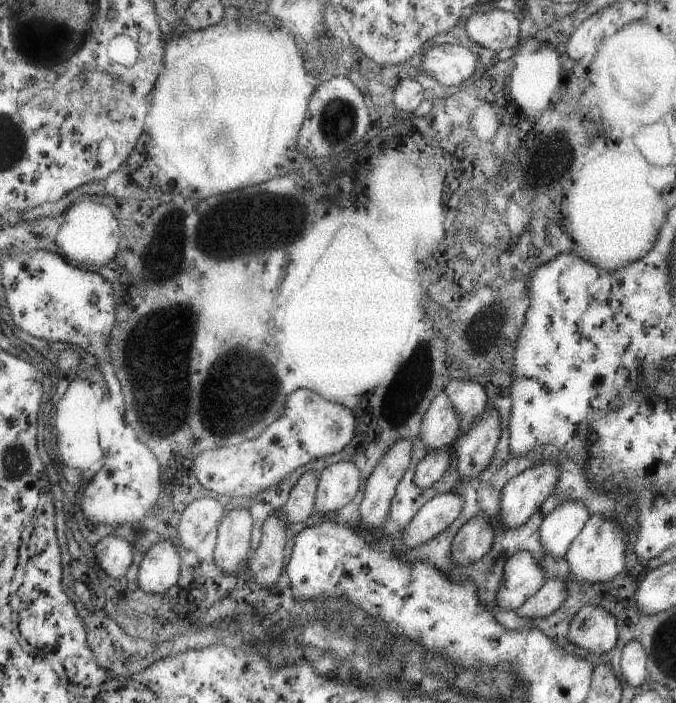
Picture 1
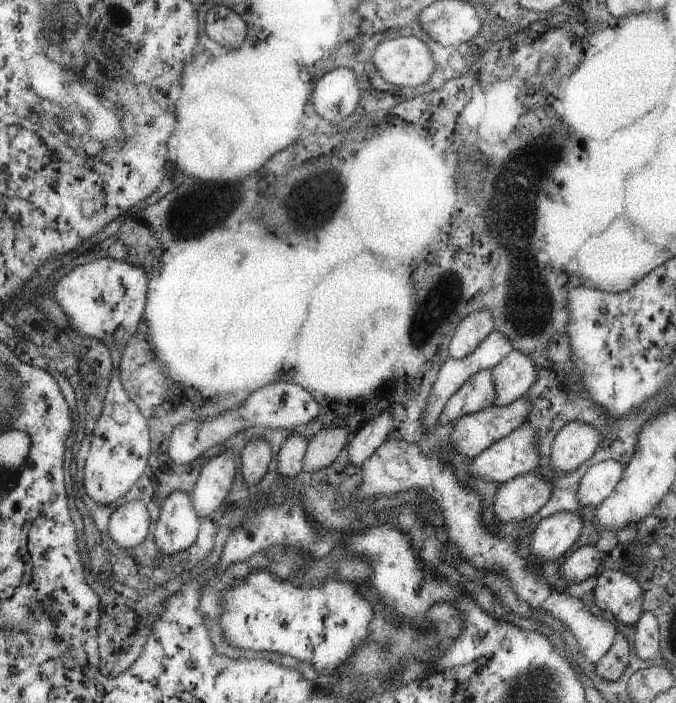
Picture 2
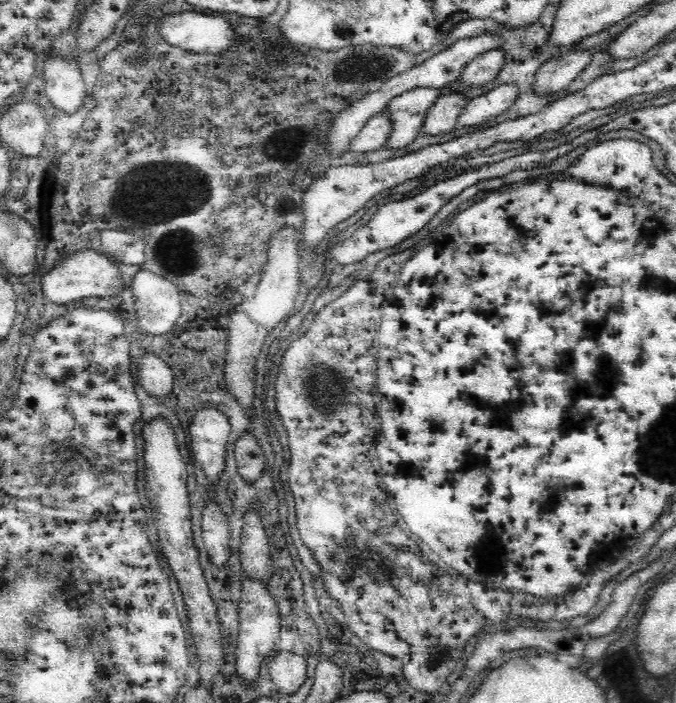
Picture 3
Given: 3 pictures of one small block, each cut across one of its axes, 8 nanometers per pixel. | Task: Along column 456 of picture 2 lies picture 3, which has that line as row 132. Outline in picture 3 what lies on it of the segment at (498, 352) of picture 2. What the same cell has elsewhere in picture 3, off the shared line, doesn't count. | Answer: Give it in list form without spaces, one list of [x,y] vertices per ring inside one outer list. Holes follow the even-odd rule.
[[[387,109],[366,120],[366,124],[360,129],[356,138],[349,142],[348,149],[350,152],[368,152],[383,148],[391,133]]]

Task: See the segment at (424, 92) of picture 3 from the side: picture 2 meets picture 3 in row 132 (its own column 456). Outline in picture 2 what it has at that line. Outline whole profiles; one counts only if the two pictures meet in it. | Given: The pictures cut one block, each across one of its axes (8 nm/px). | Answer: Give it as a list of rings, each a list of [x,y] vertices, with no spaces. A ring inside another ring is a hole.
[[[492,369],[475,372],[447,400],[438,423],[456,422],[461,416],[494,405],[497,394]]]

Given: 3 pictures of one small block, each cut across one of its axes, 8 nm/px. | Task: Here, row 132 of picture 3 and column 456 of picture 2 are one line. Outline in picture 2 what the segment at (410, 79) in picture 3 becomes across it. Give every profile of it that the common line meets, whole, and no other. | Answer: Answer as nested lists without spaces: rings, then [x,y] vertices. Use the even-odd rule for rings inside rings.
[[[488,308],[470,314],[464,318],[464,322],[460,322],[460,328],[456,329],[455,336],[451,338],[449,356],[459,359],[470,354],[494,329],[494,317]]]

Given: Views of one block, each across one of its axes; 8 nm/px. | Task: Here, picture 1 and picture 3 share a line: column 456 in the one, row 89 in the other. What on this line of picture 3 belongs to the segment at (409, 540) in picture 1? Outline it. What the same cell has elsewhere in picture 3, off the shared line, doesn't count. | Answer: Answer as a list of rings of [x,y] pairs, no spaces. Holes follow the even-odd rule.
[[[506,83],[482,96],[470,98],[458,116],[458,126],[476,126],[492,120],[514,104],[518,91],[514,83]]]

